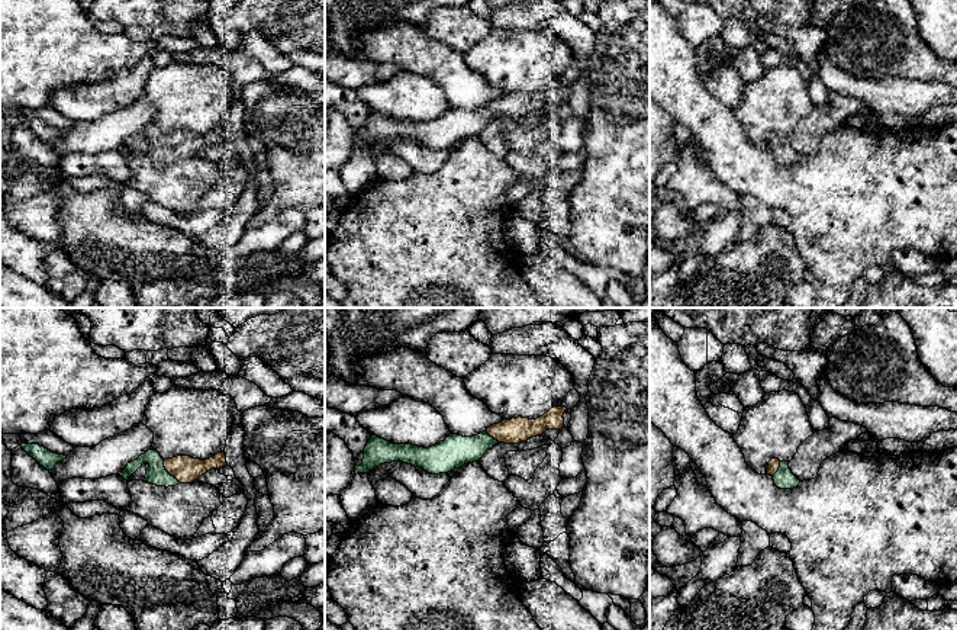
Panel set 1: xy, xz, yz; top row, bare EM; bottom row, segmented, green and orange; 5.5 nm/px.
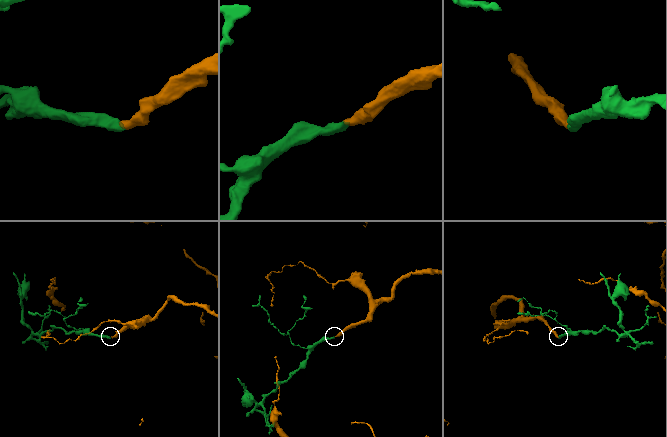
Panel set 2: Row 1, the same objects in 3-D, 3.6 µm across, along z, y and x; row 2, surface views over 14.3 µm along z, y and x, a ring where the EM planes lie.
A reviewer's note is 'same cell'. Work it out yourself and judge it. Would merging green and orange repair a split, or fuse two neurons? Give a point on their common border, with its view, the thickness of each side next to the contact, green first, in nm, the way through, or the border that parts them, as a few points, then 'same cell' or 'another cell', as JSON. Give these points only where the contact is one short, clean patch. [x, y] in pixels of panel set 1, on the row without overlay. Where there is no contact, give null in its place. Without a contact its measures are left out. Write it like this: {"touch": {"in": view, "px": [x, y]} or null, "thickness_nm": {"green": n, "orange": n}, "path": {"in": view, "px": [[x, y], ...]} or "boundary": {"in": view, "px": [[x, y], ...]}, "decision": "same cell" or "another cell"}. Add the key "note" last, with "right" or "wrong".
{"touch": {"in": "xy", "px": [167, 147]}, "thickness_nm": {"green": 110, "orange": 150}, "path": {"in": "xy", "px": [[157, 150], [167, 147], [186, 144]]}, "decision": "same cell", "note": "right"}

